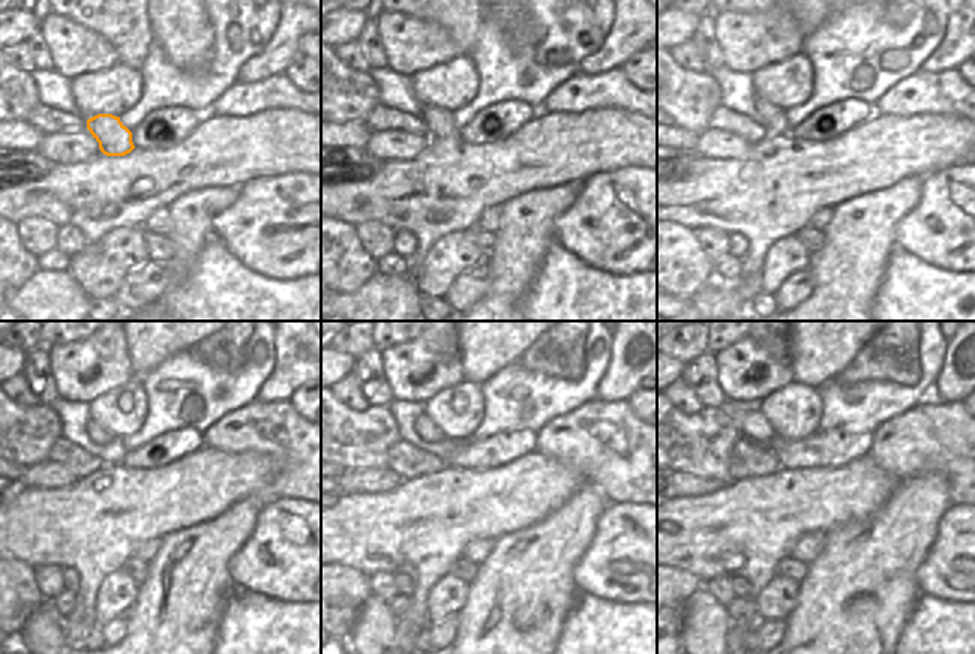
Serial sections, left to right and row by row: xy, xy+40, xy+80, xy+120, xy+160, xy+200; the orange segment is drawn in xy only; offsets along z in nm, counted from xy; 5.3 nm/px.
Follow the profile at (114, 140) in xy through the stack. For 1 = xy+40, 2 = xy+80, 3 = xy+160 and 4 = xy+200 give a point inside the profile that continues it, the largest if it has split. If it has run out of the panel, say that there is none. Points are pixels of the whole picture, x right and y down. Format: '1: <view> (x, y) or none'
1: xy+40 (440, 123)
2: xy+80 (773, 117)
3: xy+160 (423, 426)
4: xy+200 (752, 425)

